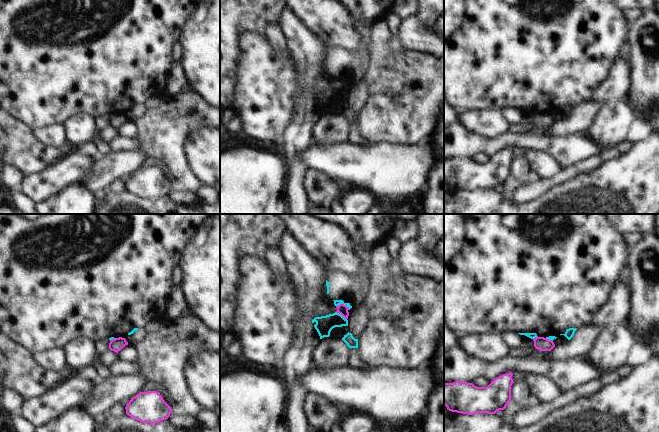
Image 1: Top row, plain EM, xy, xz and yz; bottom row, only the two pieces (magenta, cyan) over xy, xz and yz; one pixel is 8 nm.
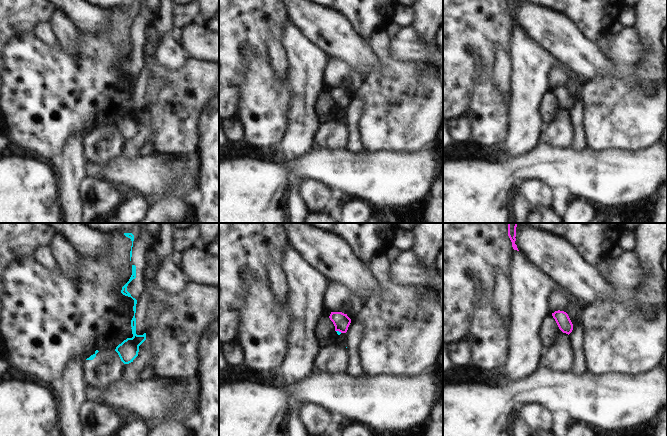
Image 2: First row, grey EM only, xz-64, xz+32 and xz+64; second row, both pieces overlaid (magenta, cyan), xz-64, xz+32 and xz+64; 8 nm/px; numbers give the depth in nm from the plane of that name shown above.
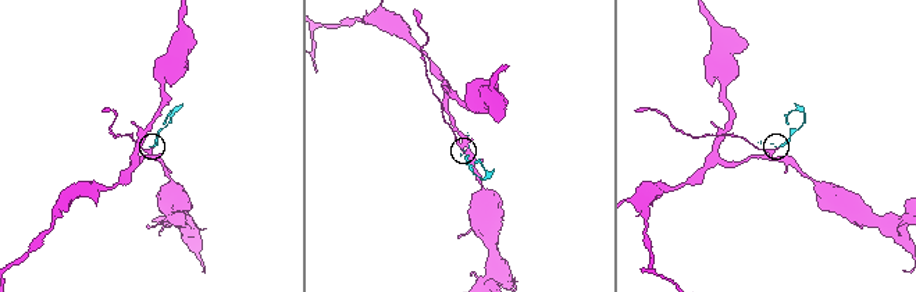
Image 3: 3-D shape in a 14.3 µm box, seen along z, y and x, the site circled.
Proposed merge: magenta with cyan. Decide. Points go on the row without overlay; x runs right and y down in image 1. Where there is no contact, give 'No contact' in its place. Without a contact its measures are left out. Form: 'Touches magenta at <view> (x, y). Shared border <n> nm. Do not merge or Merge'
Touches magenta at xz (343, 80). Shared border 120 nm. Do not merge

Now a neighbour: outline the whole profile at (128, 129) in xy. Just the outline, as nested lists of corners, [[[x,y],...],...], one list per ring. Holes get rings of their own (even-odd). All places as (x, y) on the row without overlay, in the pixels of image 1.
[[[126,121],[117,129],[118,135],[121,137],[135,138],[137,134],[136,126],[131,121]]]

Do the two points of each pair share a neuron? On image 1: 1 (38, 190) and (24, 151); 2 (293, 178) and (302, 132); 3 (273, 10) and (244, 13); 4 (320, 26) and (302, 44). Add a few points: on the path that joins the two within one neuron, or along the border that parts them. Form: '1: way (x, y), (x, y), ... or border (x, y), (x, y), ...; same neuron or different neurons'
1: border (53, 163), (37, 173), (24, 177); different neurons
2: way (294, 167), (294, 143); same neuron
3: way (266, 10), (254, 10), (251, 13); same neuron
4: border (297, 17), (315, 36); different neurons

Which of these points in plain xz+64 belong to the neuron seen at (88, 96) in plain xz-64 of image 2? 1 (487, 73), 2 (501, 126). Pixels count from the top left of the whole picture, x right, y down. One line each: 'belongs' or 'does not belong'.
1: belongs
2: belongs

